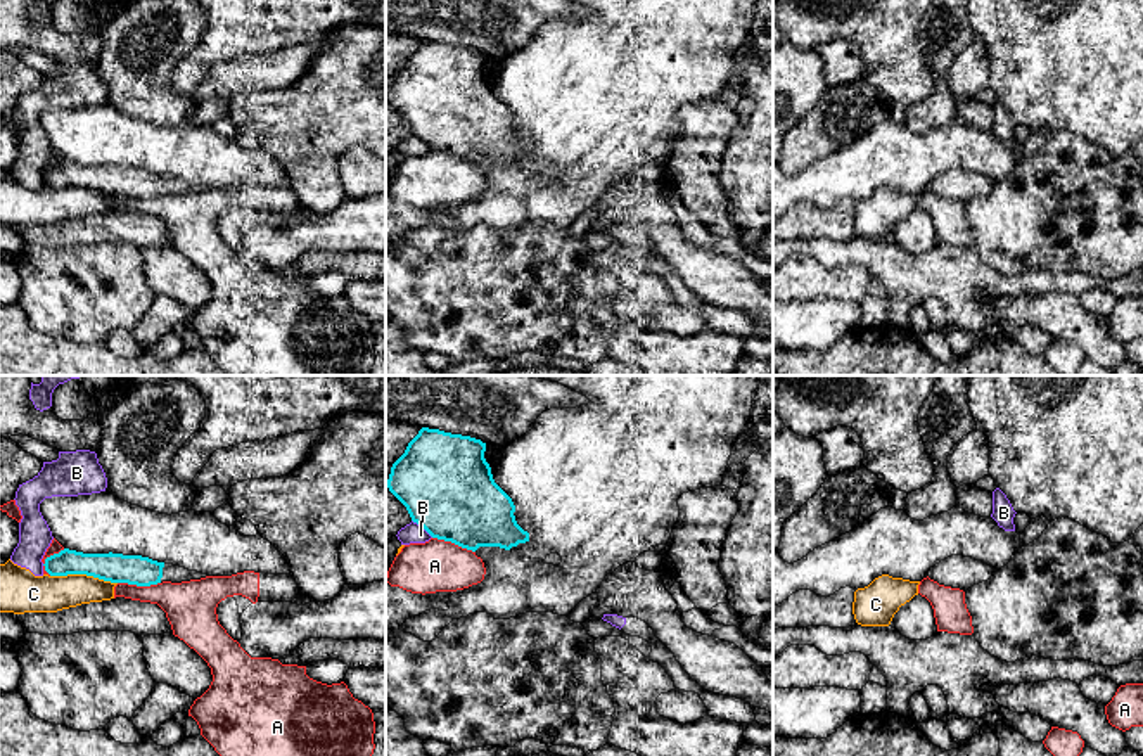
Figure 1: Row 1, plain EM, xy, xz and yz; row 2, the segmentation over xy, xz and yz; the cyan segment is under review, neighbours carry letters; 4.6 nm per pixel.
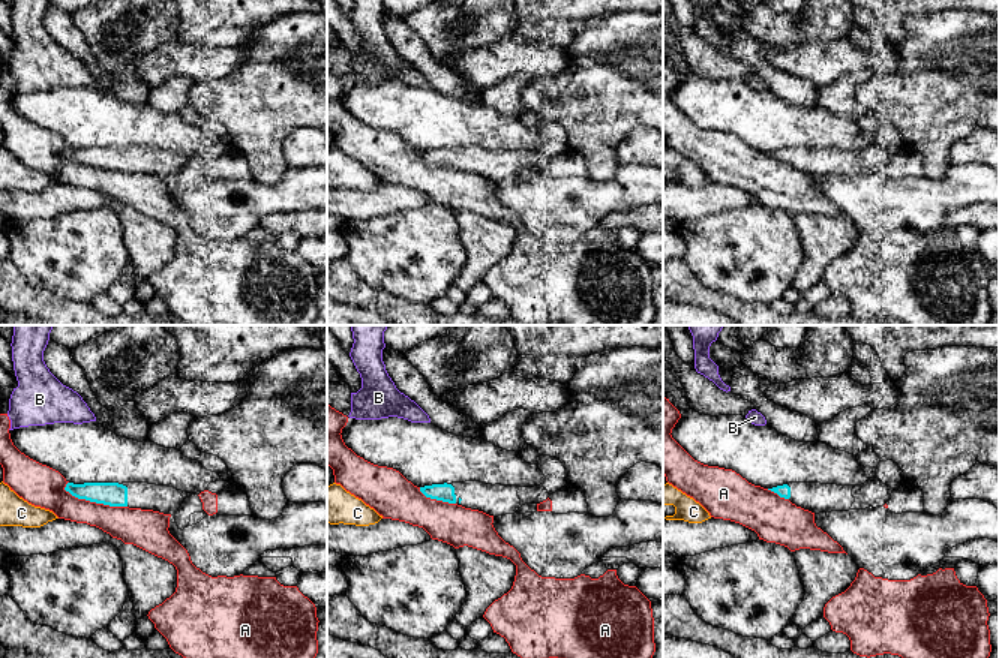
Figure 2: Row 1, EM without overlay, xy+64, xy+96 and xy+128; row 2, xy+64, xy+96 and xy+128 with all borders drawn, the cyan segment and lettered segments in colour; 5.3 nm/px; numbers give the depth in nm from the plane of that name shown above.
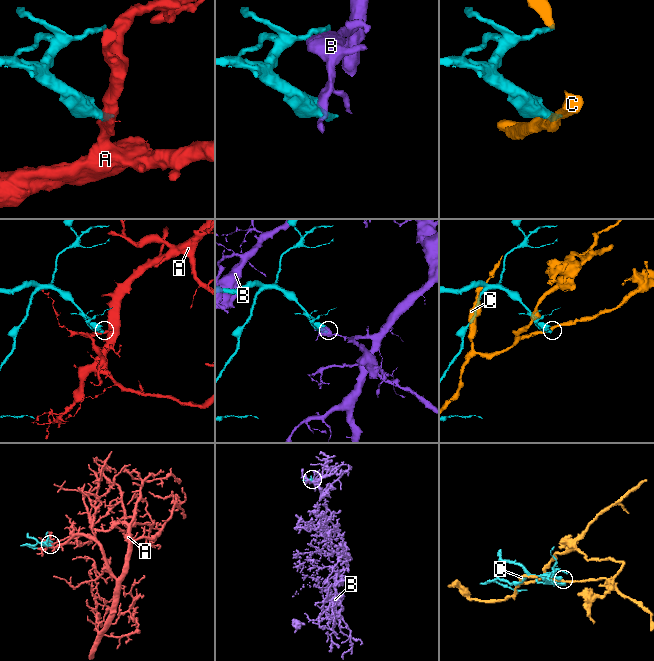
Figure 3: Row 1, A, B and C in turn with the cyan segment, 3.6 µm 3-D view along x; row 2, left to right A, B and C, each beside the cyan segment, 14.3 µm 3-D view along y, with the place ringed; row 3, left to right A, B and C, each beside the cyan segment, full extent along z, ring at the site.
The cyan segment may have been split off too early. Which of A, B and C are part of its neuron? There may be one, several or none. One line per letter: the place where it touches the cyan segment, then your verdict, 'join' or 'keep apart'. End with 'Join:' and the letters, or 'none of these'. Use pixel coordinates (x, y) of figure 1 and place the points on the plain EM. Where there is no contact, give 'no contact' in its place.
A: xy (139, 198) | keep apart
B: xz (422, 139) | keep apart
C: xy (83, 185) | keep apart
Join: none of these

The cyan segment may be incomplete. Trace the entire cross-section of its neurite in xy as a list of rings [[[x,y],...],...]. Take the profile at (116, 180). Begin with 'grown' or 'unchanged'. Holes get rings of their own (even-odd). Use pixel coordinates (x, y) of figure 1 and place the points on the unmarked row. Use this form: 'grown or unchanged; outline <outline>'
grown; outline [[[64,161],[45,171],[50,189],[86,187],[111,195],[150,199],[163,194],[182,195],[201,192],[208,187],[164,176],[142,168],[83,166]]]

